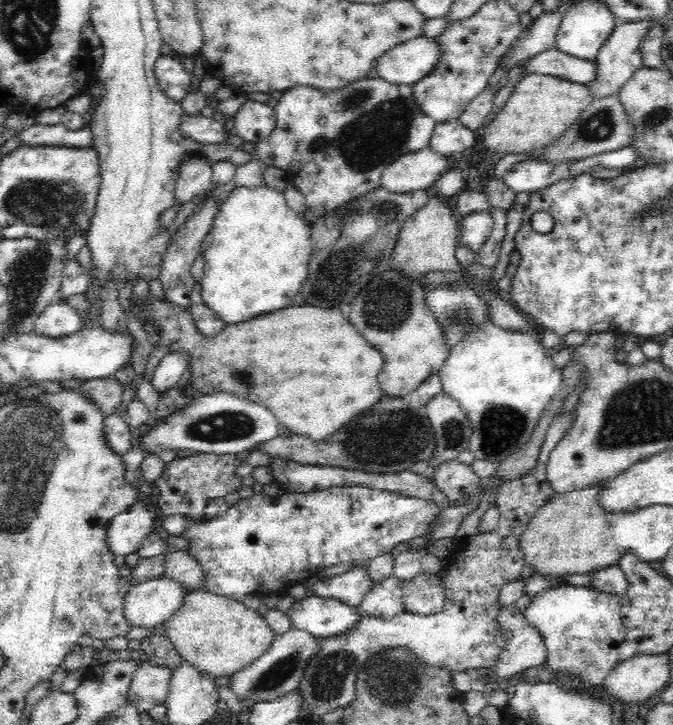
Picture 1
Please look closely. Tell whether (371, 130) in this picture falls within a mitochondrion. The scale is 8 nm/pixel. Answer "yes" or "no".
yes

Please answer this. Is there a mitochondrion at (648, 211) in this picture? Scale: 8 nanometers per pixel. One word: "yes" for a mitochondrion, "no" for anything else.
no

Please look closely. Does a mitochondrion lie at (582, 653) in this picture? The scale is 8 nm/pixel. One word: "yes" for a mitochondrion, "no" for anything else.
yes

